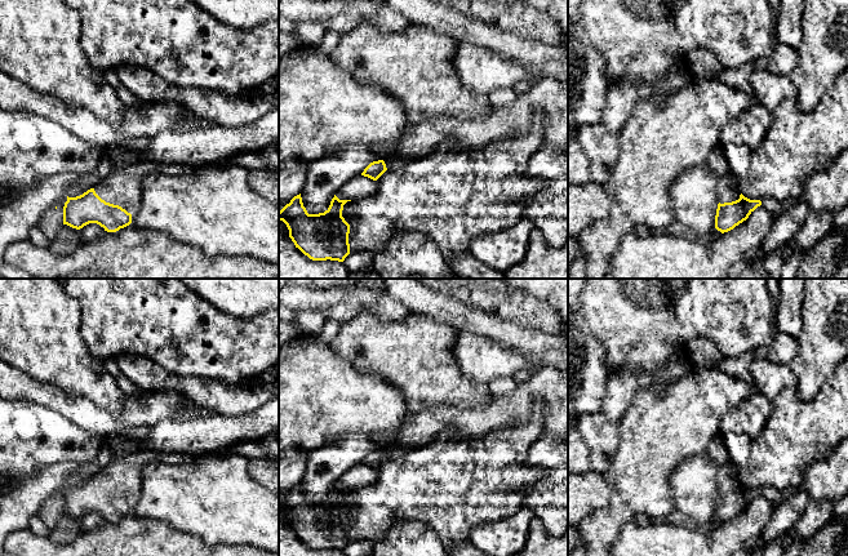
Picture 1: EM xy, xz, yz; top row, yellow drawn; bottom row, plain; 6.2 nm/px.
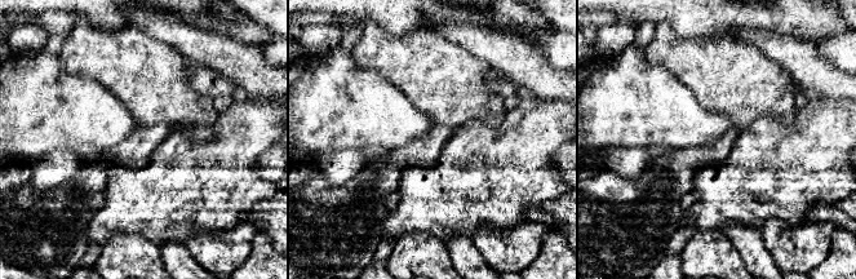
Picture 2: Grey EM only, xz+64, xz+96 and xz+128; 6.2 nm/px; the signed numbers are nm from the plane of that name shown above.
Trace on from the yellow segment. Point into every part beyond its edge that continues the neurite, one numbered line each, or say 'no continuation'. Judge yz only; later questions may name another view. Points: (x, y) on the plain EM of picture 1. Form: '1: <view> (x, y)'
1: yz (727, 476)

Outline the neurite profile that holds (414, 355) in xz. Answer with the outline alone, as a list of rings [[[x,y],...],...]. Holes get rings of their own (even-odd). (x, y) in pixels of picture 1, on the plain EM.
[[[361,311],[341,324],[329,344],[358,370],[376,374],[396,387],[404,395],[408,413],[434,406],[485,406],[493,395],[487,382],[475,382],[461,372],[453,353],[454,330],[421,313],[412,312],[404,320],[381,323],[370,312]]]

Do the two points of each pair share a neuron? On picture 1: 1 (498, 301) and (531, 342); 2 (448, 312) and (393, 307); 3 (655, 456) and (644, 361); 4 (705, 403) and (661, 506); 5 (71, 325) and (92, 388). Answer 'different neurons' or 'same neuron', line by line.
1: different neurons
2: different neurons
3: different neurons
4: same neuron
5: same neuron

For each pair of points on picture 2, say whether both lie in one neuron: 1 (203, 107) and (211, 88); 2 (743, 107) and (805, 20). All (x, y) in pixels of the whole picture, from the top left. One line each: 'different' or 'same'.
1: different
2: different

